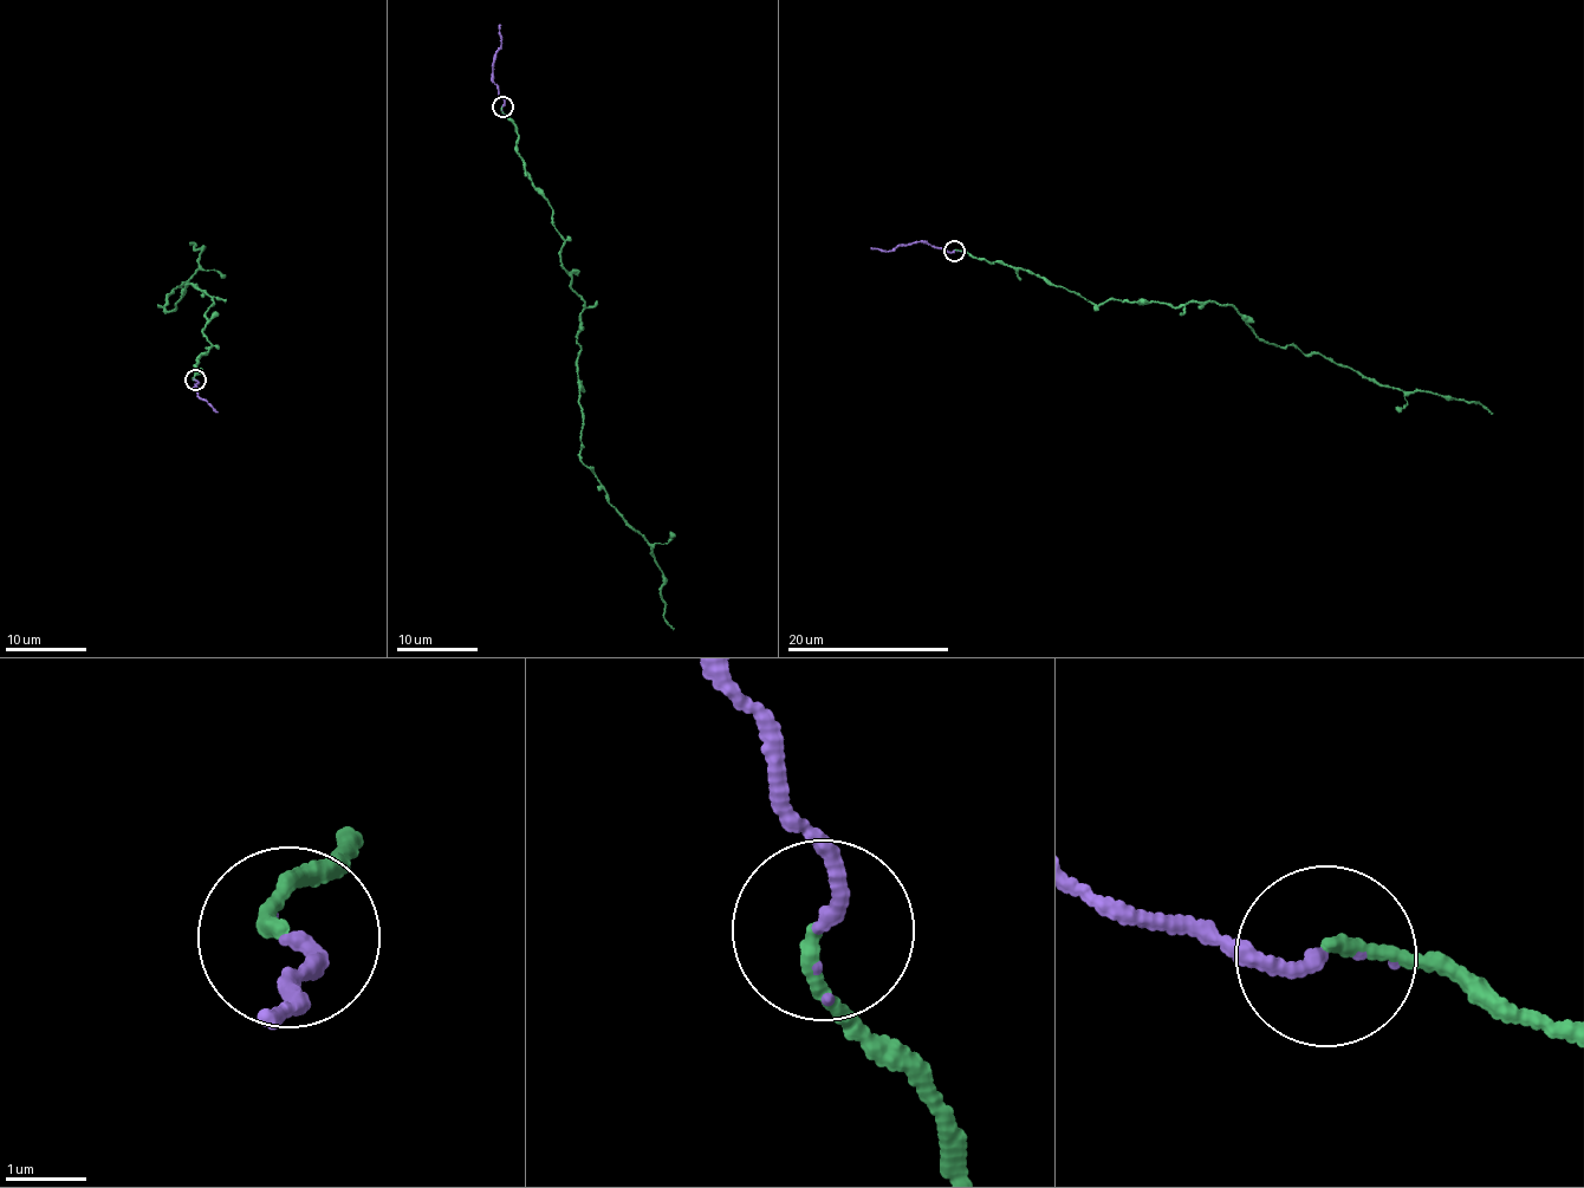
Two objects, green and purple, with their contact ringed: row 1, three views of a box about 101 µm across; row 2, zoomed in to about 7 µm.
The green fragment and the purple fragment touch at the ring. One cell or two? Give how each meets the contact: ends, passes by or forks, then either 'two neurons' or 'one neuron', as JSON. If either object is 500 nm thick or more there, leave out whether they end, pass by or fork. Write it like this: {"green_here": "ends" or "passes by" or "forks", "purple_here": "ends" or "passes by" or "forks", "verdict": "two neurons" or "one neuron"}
{"green_here": "ends", "purple_here": "ends", "verdict": "one neuron"}

